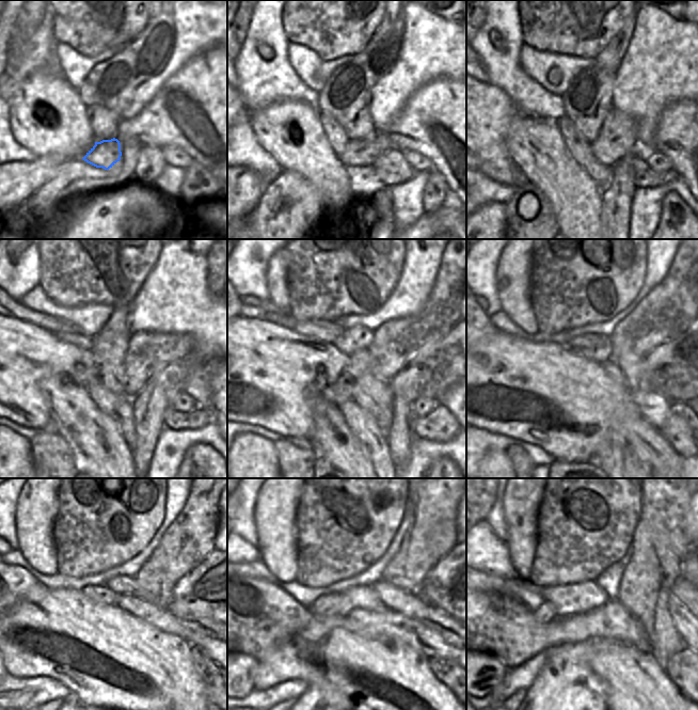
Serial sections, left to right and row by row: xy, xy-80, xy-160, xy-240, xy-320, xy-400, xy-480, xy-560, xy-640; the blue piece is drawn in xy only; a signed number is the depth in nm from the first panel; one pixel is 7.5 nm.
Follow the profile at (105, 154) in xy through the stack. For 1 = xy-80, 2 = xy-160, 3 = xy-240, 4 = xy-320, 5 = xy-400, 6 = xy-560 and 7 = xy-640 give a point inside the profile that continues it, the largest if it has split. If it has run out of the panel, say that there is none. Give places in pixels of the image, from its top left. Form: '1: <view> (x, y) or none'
1: xy-80 (365, 151)
2: xy-160 (618, 137)
3: xy-240 (149, 352)
4: xy-320 (391, 348)
5: xy-400 (663, 324)
6: xy-560 (439, 536)
7: xy-640 (671, 548)

